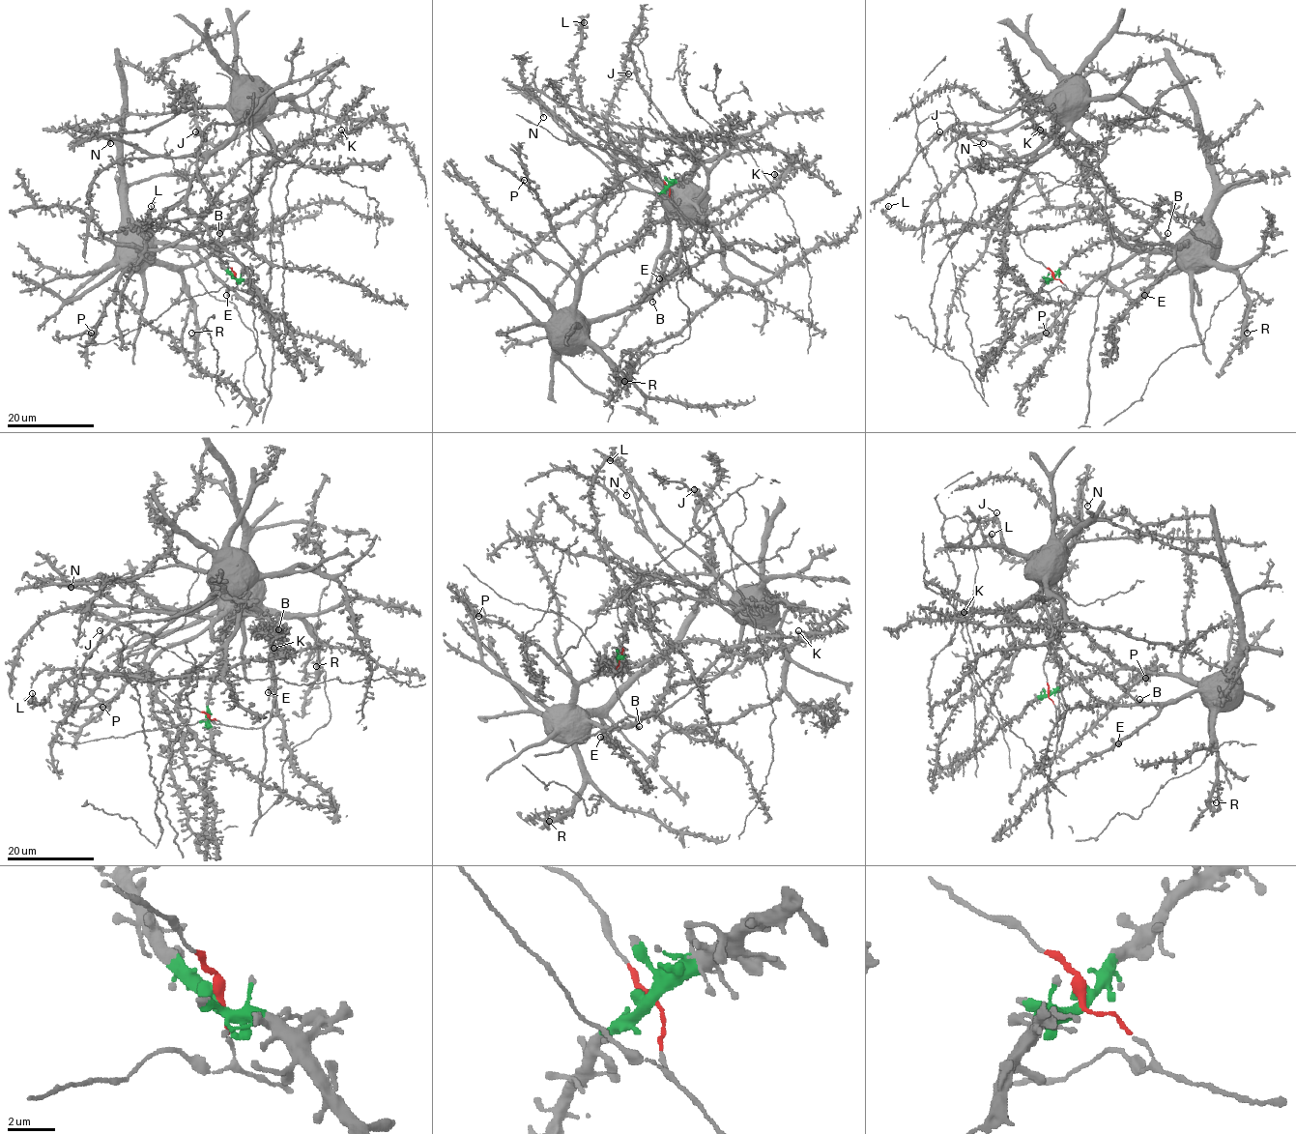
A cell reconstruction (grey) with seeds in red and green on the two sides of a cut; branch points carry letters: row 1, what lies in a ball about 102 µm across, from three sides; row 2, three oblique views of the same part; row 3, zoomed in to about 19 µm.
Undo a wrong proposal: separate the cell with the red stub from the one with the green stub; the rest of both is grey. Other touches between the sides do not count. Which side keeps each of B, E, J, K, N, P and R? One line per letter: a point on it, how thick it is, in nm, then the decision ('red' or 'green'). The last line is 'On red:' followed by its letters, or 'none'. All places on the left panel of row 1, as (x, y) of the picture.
B: place (219, 233); calibre 320 nm; green
E: place (226, 295); calibre 340 nm; green
J: place (195, 131); calibre 240 nm; red
K: place (341, 130); calibre 260 nm; green
N: place (110, 143); calibre 280 nm; red
P: place (91, 333); calibre 240 nm; green
R: place (191, 333); calibre 280 nm; green
On red: J, N

